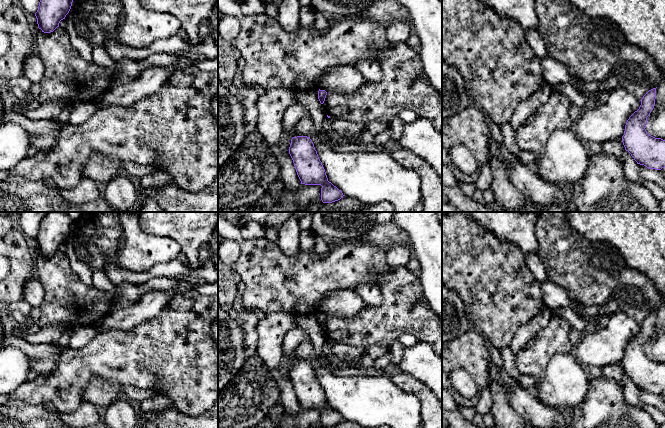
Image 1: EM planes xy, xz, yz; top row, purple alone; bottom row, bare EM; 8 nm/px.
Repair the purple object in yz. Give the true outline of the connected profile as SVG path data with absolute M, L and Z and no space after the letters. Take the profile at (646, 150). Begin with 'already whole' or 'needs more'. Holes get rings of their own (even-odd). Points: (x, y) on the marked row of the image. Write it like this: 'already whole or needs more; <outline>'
already whole; M656 88L649 90L641 99L641 105L627 120L622 142L637 164L649 169L665 167L665 140L655 138L646 131L647 117L654 108Z

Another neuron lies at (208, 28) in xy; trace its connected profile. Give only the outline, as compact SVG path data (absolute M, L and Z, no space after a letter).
M218 3L213 9L210 17L201 22L199 26L200 41L203 42L207 38L215 38L218 32Z

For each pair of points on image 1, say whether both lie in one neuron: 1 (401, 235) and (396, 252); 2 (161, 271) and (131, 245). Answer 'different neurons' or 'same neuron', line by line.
1: different neurons
2: different neurons

